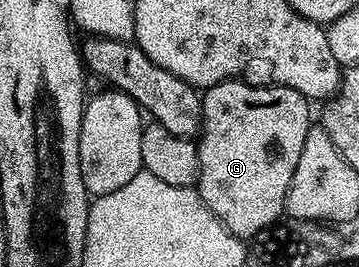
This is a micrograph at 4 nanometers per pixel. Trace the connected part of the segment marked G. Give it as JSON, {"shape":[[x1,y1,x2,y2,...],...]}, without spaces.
{"shape":[[244,80,221,81,201,94,202,128,197,138,198,180,200,199,220,219,220,223,234,237,252,239,283,216,292,171,300,160,304,139,312,127,311,102,300,91,283,85,249,85]]}

